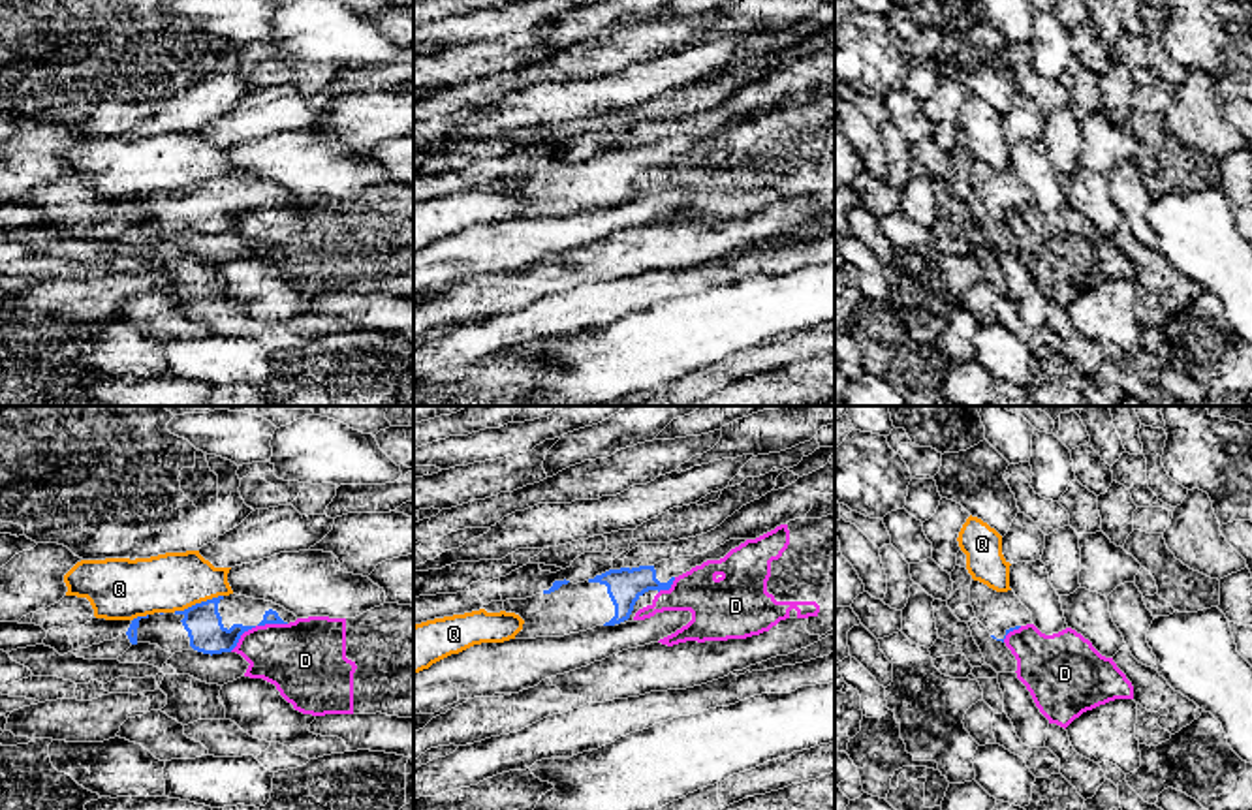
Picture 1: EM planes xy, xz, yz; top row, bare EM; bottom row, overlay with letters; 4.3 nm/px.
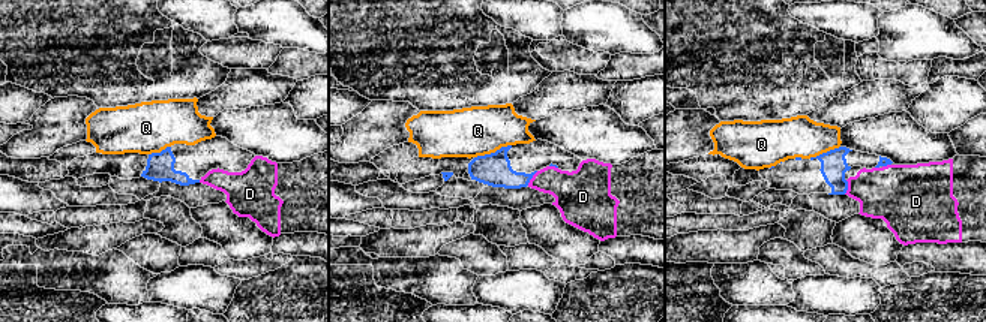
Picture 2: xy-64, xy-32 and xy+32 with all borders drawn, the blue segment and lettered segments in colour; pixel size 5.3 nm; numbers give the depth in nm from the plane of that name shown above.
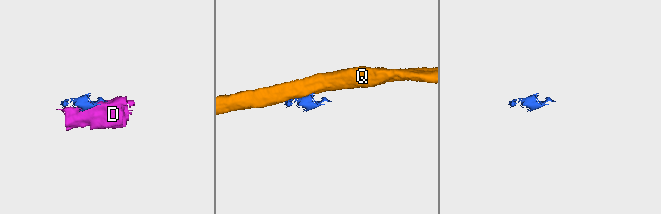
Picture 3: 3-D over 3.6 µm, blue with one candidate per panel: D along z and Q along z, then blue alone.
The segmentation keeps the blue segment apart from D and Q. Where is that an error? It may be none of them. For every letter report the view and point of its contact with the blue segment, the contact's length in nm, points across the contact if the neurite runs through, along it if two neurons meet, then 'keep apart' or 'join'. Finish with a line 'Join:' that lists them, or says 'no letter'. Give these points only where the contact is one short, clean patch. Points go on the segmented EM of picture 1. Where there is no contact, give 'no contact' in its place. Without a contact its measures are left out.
D: contact xy (254, 626); length 280 nm; border xy (286, 623), (252, 626), (230, 651); keep apart
Q: contact xy (198, 604); length 220 nm; border xy (222, 594), (173, 611); keep apart
Join: no letter

